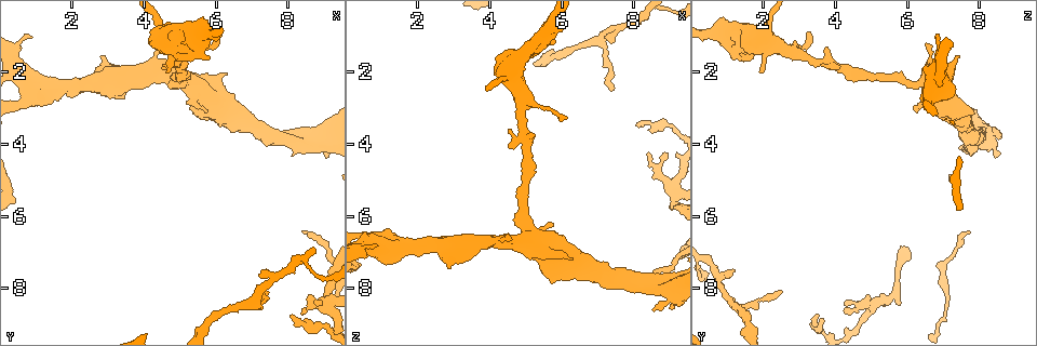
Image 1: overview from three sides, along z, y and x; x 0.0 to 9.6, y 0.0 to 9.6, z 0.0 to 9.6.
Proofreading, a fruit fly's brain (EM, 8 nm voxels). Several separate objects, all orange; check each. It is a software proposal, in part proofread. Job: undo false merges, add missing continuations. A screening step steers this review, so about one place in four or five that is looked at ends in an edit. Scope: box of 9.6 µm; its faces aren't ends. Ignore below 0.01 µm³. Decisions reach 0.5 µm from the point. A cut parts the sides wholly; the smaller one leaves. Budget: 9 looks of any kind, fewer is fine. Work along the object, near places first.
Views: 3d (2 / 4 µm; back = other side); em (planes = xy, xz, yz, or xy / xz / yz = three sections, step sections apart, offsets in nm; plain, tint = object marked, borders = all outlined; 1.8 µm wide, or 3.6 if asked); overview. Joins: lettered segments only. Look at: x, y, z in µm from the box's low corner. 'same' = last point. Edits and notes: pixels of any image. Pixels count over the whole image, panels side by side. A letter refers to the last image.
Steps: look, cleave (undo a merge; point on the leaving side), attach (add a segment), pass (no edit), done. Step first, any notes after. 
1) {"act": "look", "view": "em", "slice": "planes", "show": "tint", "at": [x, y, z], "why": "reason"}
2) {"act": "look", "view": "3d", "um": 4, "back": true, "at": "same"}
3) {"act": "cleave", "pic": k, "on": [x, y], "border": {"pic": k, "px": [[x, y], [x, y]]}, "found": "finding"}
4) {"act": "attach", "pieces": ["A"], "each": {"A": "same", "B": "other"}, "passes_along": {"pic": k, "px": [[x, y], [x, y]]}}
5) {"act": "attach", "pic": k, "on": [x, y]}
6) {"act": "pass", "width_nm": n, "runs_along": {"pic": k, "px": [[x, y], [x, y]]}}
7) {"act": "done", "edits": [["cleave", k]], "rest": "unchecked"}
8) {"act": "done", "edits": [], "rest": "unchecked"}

{"act": "look", "view": "3d", "um": 2, "at": [5.00, 1.90, 3.95], "why": "sudden change in width"}

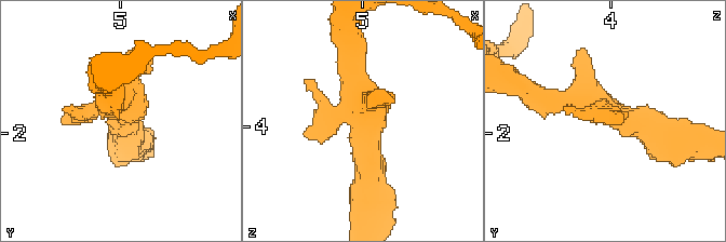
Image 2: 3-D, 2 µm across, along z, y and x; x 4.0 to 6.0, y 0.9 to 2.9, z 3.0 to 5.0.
{"act": "look", "view": "em", "slice": "planes", "show": "plain", "at": [5.02, 1.86, 4.00]}

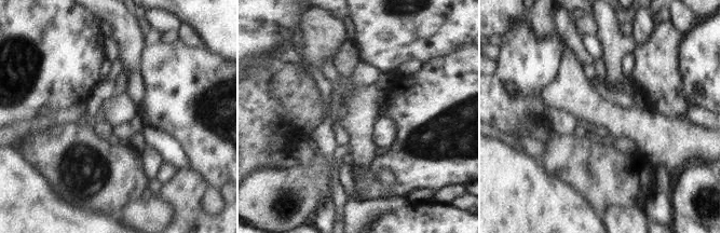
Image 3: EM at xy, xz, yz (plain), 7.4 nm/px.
{"act": "look", "view": "em", "slice": "planes", "show": "borders", "at": "same", "why": "see the neighbours"}

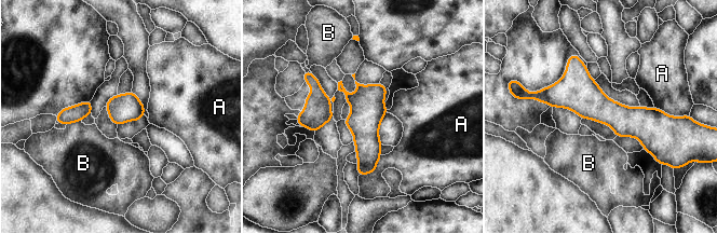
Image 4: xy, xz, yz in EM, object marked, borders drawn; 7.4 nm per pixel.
{"act": "pass", "longest_contact_nm": ["A", 240], "each": {"A": "other", "B": "other"}, "border": {"pic": 4, "px": [[381, 155], [374, 171], [359, 176]]}, "found": "all the same cell"}

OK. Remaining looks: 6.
{"act": "look", "view": "3d", "um": 2, "at": [0.90, 1.05, 6.80], "why": "an open end"}

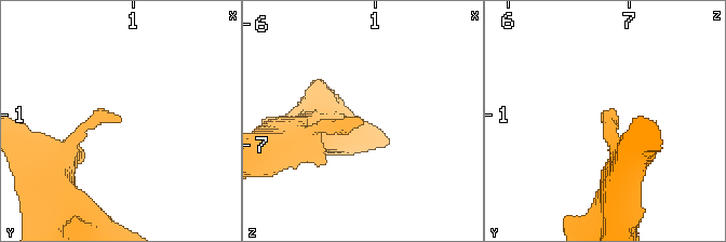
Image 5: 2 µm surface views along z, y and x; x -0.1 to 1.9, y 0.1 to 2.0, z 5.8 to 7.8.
{"act": "look", "view": "em", "slice": "planes", "show": "borders", "at": [0.88, 1.08, 6.78], "why": "need the tissue"}

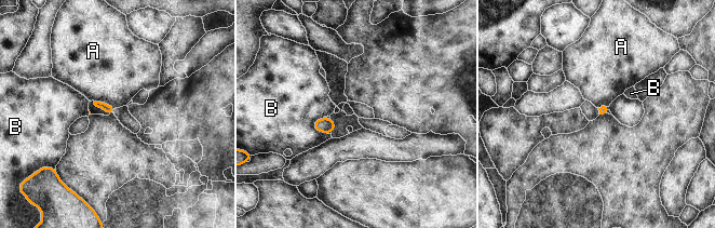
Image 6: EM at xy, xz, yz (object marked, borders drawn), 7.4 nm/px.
{"act": "pass", "each": {"A": "other", "B": "other"}, "found": "no lettered segment goes on from it"}

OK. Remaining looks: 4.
{"act": "look", "view": "em", "um": 3.6, "slice": "planes", "show": "borders", "at": [5.85, 2.45, 7.05], "why": "thick turns thin"}

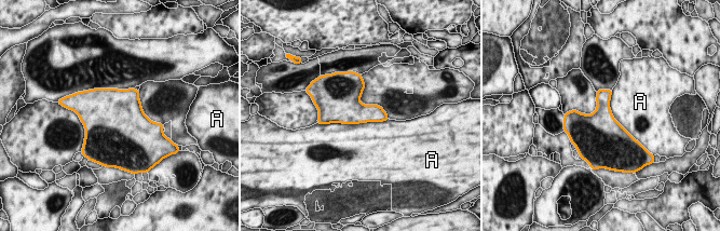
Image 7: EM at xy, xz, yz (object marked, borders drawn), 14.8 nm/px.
{"act": "pass", "each": {"A": "other"}, "found": "continuous, no second cell"}

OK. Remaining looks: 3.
{"act": "look", "view": "3d", "um": 4, "at": [8.10, 8.65, 3.45], "why": "end of a long branch"}

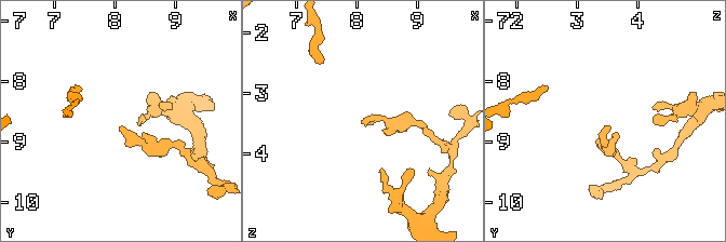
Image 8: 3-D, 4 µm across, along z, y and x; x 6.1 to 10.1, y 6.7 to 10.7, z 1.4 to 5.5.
{"act": "look", "view": "em", "slice": "yz", "step": 4, "show": "borders", "at": [8.10, 8.70, 3.50], "why": "need the tissue"}

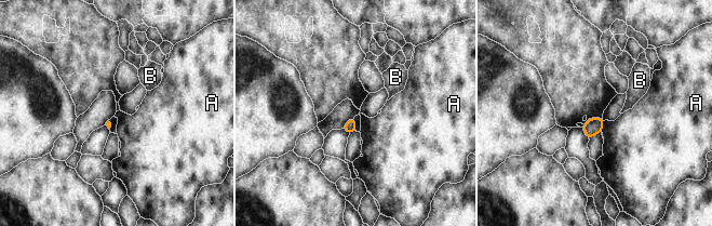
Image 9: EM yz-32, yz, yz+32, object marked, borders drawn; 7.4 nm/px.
{"act": "pass", "each": {"A": "other", "B": "other"}, "found": "none of them fits"}

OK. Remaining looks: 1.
{"act": "done", "edits": [], "rest": "unchecked"}

